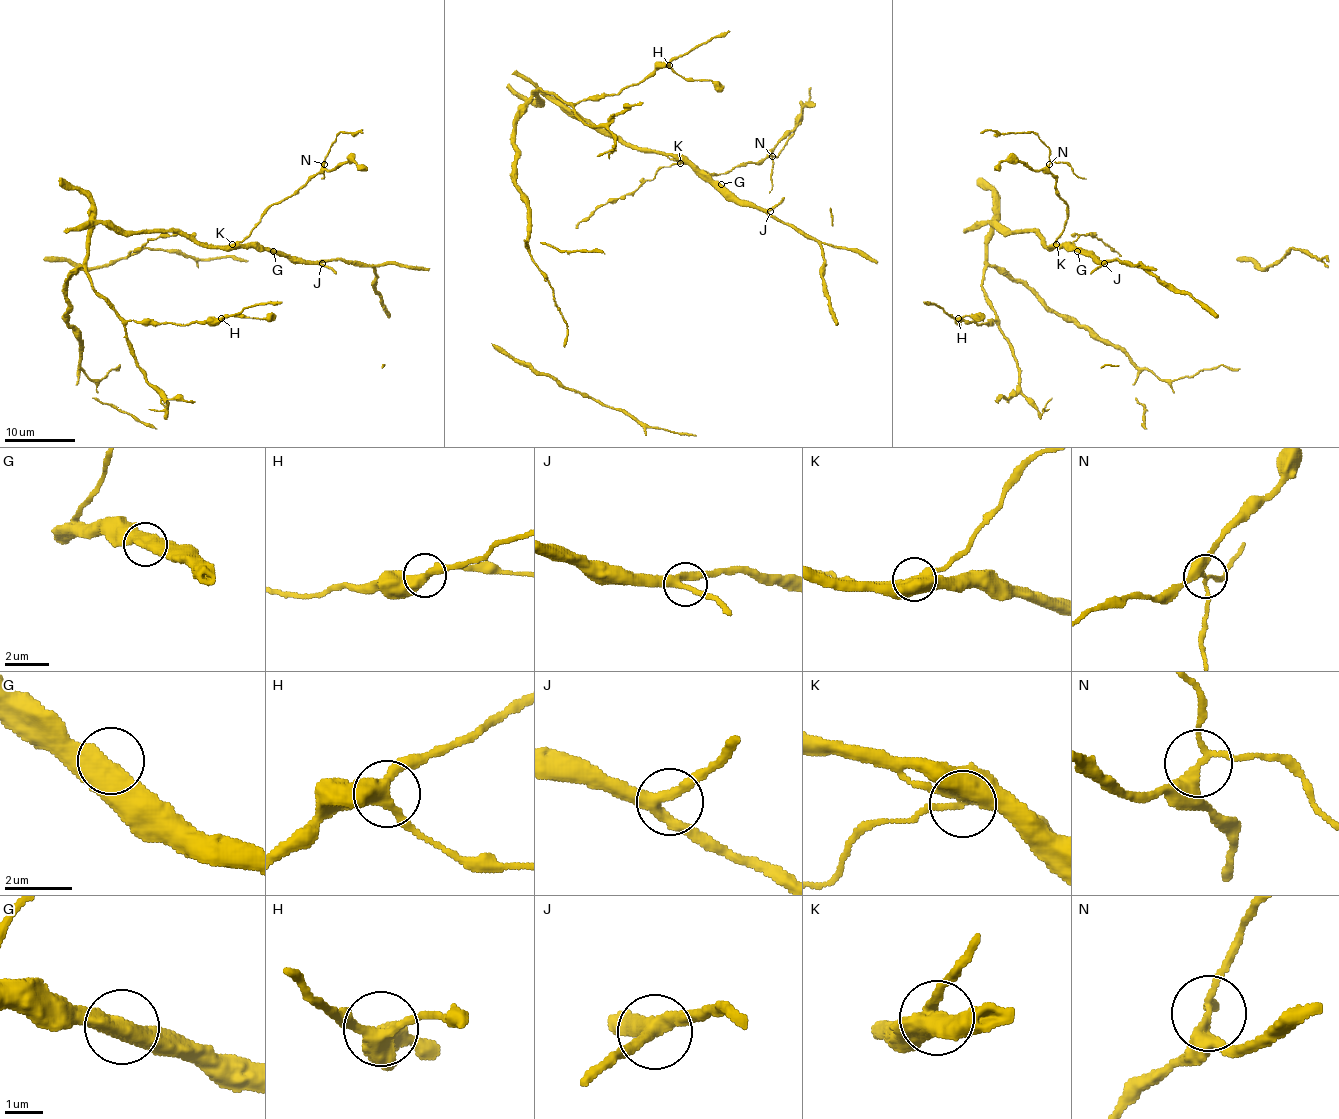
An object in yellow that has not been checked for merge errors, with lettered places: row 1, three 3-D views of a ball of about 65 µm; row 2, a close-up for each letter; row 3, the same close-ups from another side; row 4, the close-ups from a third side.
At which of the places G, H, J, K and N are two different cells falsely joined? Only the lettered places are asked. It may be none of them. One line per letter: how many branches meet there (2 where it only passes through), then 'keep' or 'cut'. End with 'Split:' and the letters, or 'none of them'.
G: branches 2; keep
H: branches 3; keep
J: branches 3; keep
K: branches 3; cut
N: branches 3; cut
Split: K, N

